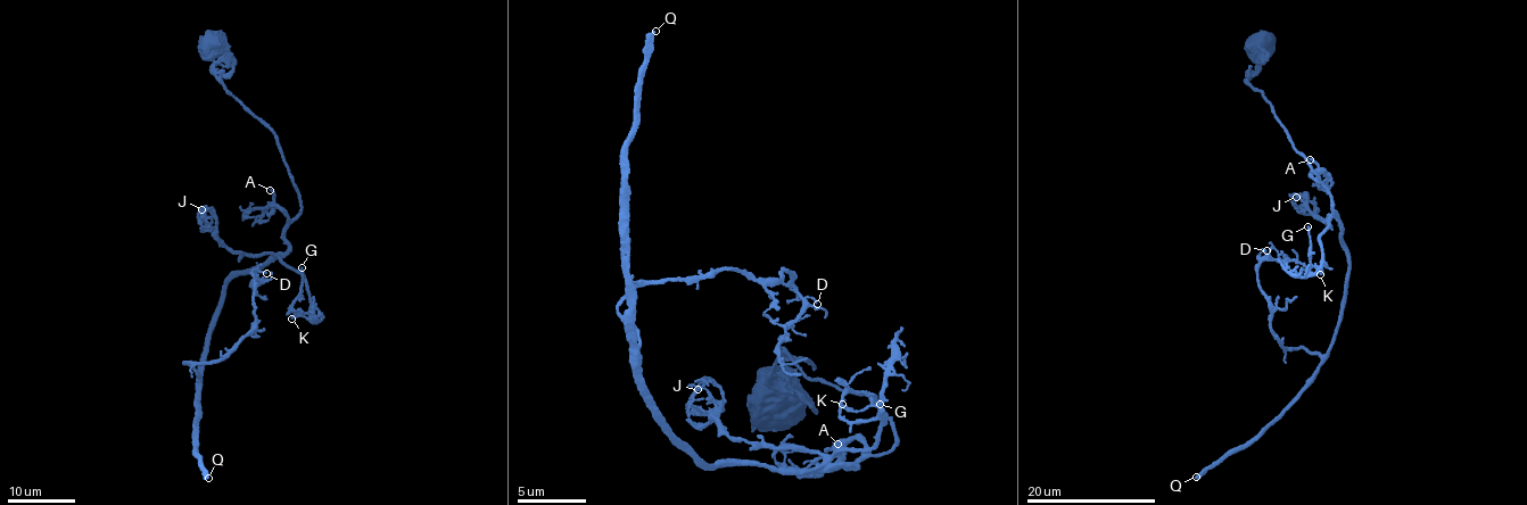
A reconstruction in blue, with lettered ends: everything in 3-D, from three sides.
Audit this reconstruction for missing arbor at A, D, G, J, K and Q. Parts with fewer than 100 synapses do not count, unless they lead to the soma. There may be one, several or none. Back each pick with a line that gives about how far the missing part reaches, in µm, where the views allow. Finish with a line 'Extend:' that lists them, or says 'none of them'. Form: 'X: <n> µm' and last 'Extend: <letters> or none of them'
Q: 300 µm
Extend: Q

